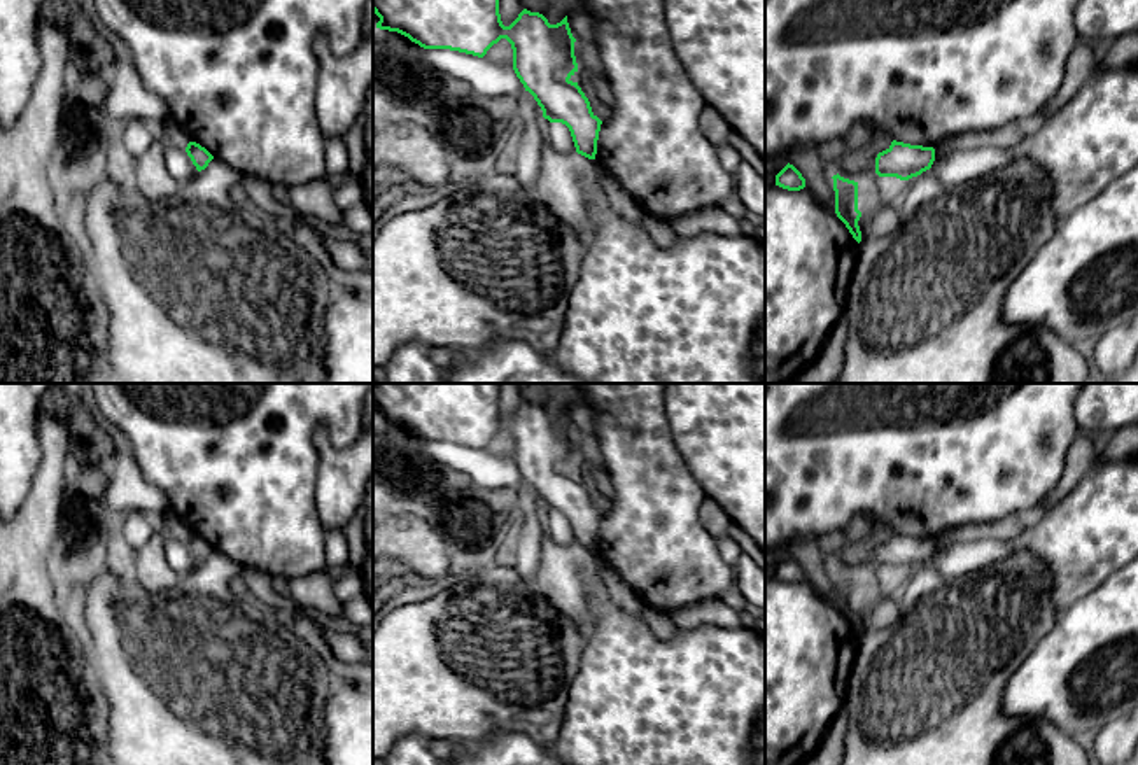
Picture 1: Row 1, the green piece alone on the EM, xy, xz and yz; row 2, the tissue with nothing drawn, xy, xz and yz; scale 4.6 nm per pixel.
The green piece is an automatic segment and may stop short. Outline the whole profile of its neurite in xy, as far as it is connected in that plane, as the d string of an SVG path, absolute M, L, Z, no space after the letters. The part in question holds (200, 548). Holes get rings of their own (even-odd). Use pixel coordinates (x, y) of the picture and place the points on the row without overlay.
M189 534L186 544L198 564L205 562L208 555L214 551L214 548L196 534Z

